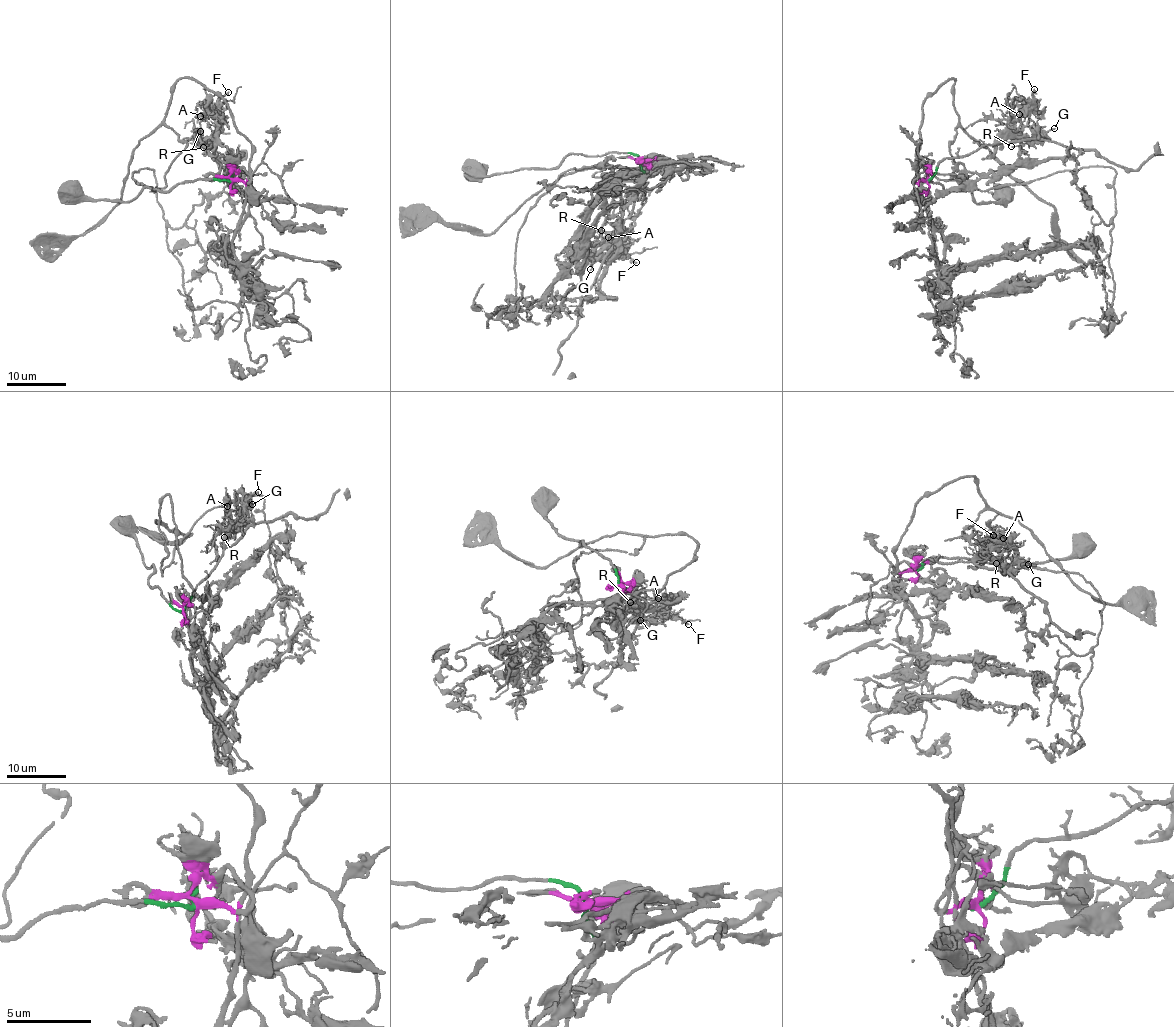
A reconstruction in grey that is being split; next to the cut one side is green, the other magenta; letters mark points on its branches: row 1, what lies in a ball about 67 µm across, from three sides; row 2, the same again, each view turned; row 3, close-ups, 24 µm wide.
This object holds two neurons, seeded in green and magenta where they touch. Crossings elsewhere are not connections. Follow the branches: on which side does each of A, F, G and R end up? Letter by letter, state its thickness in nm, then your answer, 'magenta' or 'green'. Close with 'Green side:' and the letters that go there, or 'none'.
A: 320 nm | green
F: 170 nm | green
G: 130 nm | green
R: 110 nm | green
Green side: A, F, G, R

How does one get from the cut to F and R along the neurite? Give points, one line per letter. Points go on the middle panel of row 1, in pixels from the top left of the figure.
F: (641, 161), (645, 175), (633, 209), (622, 226), (625, 252), (636, 263)
R: (641, 161), (645, 175), (630, 215), (604, 241), (600, 239), (600, 230)

